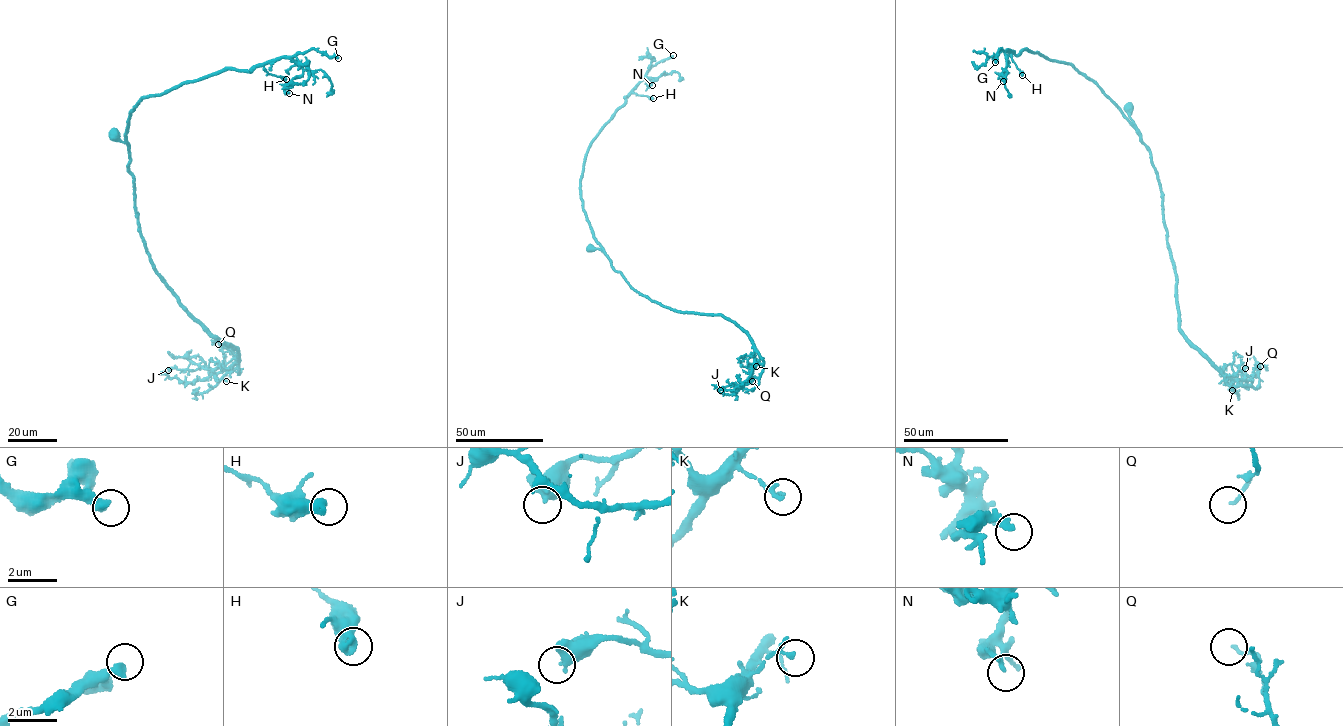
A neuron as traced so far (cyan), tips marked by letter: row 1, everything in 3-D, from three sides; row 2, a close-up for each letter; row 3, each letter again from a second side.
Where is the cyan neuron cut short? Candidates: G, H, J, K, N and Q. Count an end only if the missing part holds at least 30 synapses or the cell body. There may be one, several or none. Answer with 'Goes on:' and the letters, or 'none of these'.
Goes on: G

